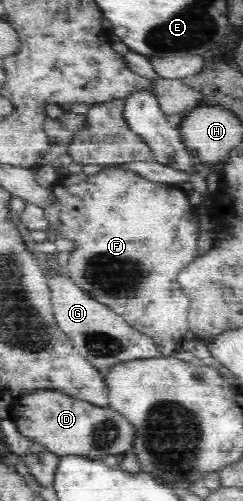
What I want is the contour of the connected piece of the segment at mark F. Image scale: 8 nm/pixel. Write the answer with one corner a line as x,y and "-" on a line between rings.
130,162
104,165
96,174
85,174
80,172
78,174
63,175
52,184
51,189
60,202
58,222
59,235
75,241
76,244
74,251
70,253
66,271
76,284
80,284
81,287
85,288
96,300
113,308
122,316
126,323
130,324
134,329
139,330
139,332
142,332
142,335
148,336
153,341
160,356
175,357
178,350
182,349
183,337
189,329
188,314
191,302
186,289
177,281
176,276
178,276
178,272
180,272
186,264
190,264
190,262
194,260
194,254
196,254
196,236
198,236
199,232
198,217
195,209
192,208
188,202
188,193
177,186
177,184
170,182
154,182
153,180
138,174
135,170
132,170
129,164

